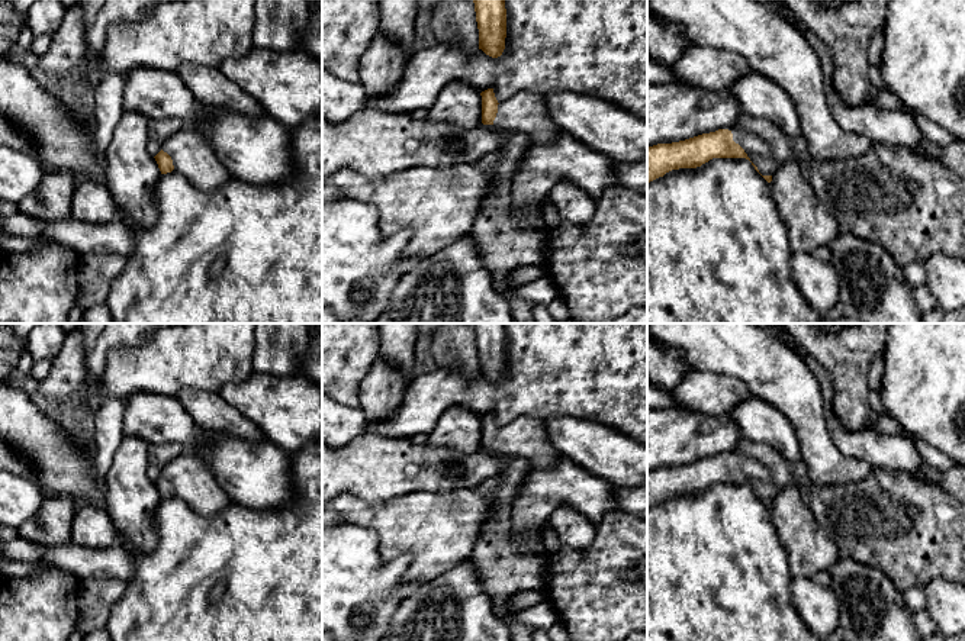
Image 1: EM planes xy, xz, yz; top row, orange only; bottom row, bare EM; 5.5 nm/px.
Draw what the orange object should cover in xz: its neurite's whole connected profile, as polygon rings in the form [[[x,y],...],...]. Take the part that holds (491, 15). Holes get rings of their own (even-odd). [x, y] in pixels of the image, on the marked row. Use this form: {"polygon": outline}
{"polygon": [[[473,0],[473,3],[479,29],[479,49],[492,58],[498,58],[505,49],[505,0]]]}

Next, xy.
{"polygon": [[[190,125],[171,135],[154,158],[161,174],[176,170],[202,191],[215,190],[232,177],[205,135]]]}

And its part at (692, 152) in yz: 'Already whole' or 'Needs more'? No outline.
Needs more

